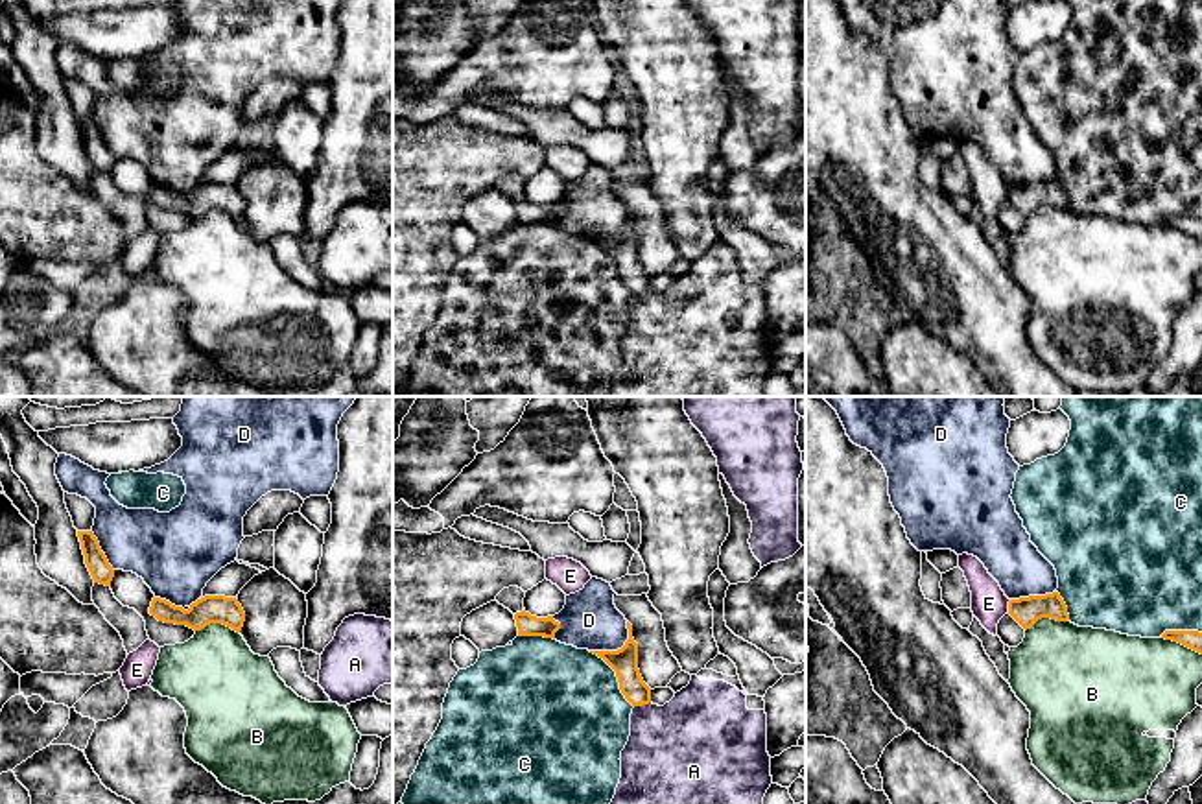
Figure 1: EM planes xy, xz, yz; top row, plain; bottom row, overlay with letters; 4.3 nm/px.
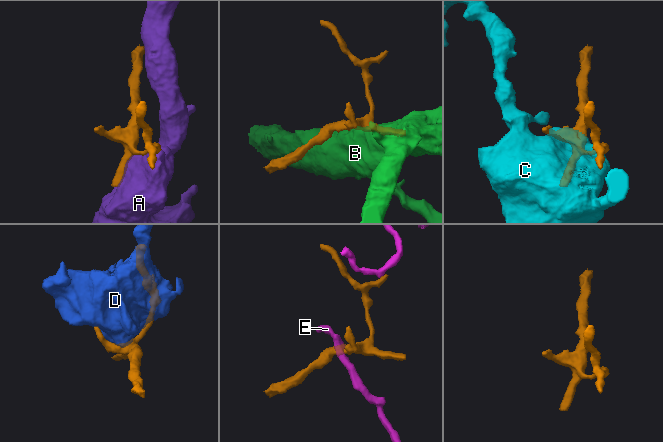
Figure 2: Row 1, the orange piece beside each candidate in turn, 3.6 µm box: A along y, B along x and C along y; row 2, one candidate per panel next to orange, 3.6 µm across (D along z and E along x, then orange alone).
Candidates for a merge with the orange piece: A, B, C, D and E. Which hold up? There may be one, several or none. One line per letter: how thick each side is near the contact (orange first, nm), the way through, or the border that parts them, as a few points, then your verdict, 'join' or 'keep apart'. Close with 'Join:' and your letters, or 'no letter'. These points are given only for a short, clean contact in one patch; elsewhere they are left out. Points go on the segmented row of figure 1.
A: calibres 120 and 420 nm; keep apart
B: calibres 130 and 380 nm; keep apart
C: calibres 120 and 480 nm; keep apart
D: calibres 120 and 260 nm; keep apart
E: calibres 120 and 160 nm; border yz (1011, 600), (1007, 613); keep apart
Join: no letter

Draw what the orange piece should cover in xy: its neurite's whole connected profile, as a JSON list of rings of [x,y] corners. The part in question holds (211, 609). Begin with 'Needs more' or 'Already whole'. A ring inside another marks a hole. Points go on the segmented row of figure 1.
Already whole. [[[205,596],[192,603],[188,610],[166,599],[153,597],[149,614],[159,621],[186,625],[194,631],[201,631],[210,623],[223,623],[240,633],[245,621],[245,612],[238,599],[225,596]]]

